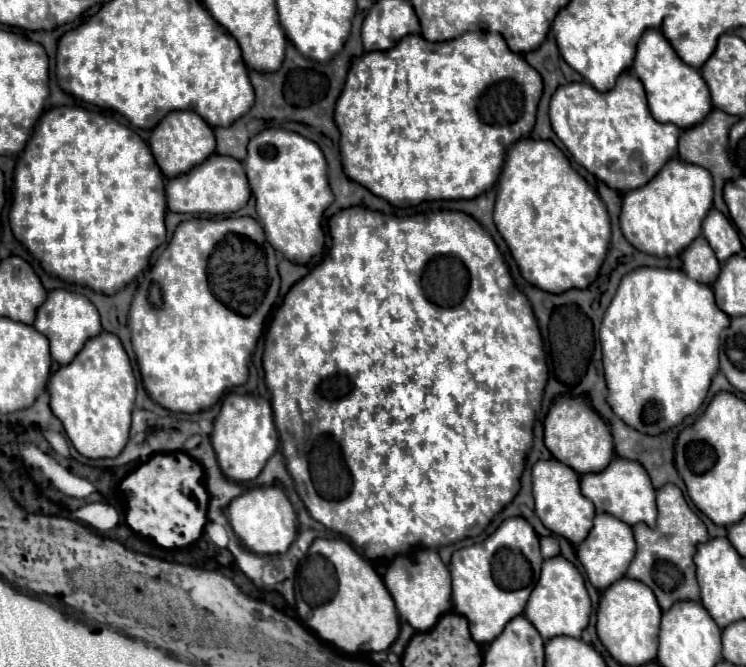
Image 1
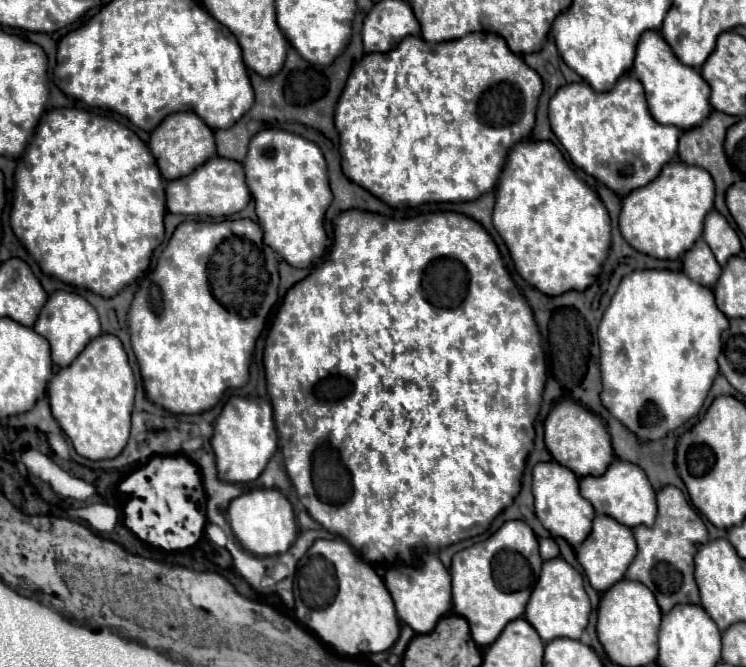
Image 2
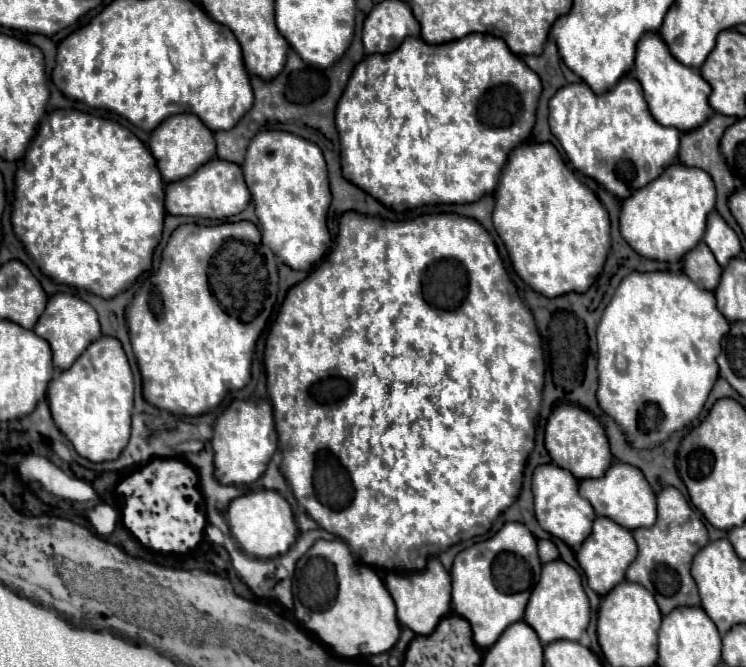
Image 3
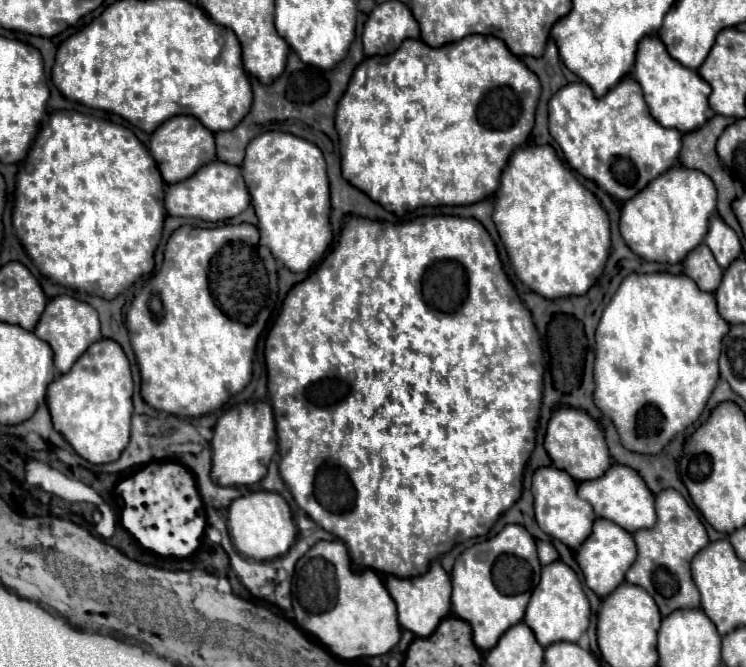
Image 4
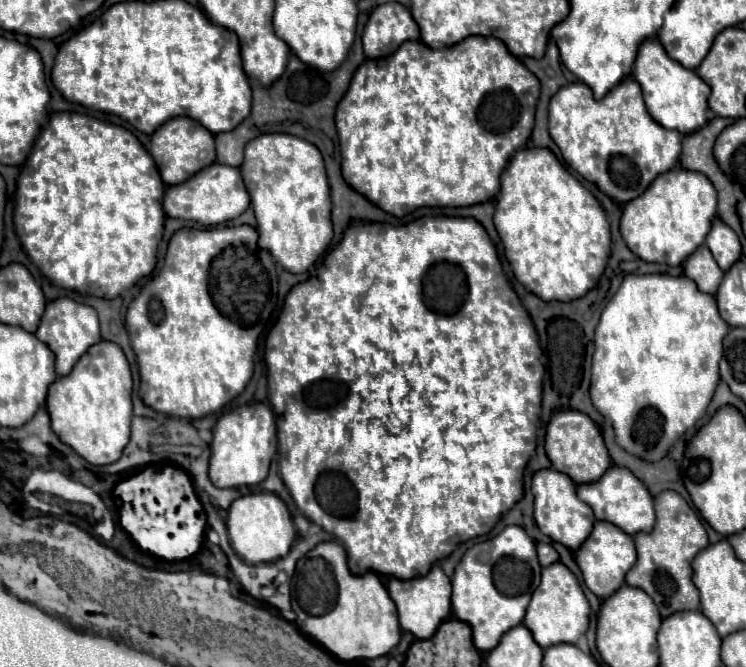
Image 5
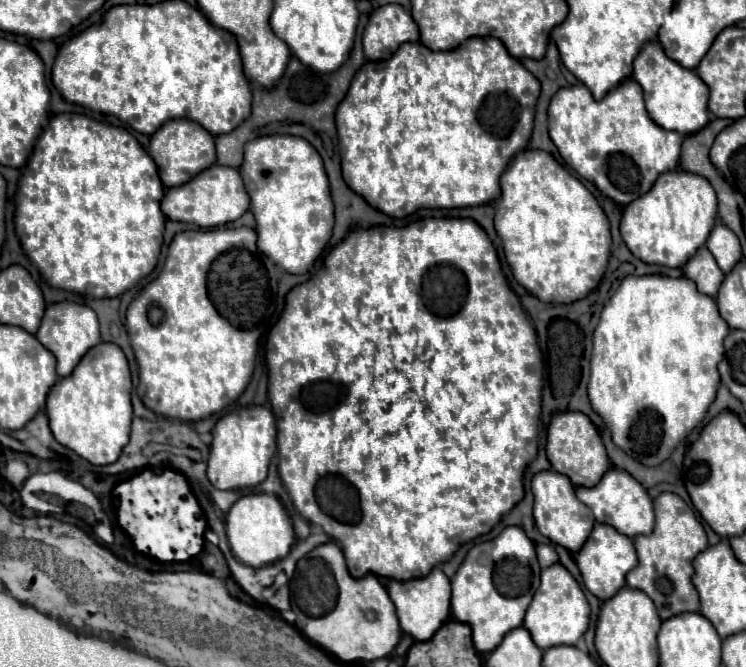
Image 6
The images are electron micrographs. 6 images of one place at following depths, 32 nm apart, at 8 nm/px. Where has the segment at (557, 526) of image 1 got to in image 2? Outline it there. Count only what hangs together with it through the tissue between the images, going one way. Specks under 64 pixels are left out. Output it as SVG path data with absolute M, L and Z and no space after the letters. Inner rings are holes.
M538 462L532 470L532 492L536 500L536 516L542 526L552 534L564 538L570 546L580 546L592 530L594 508L580 496L578 476L558 462Z

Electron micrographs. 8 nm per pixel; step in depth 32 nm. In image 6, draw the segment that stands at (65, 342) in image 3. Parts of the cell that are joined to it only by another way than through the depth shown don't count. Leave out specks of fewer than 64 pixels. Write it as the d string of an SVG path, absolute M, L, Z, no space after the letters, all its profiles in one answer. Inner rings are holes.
M68 300L50 304L44 312L44 320L36 332L36 338L56 356L58 376L68 376L72 372L72 368L80 362L84 352L88 352L88 348L92 348L100 342L96 312L90 306L82 306L82 304L68 302Z

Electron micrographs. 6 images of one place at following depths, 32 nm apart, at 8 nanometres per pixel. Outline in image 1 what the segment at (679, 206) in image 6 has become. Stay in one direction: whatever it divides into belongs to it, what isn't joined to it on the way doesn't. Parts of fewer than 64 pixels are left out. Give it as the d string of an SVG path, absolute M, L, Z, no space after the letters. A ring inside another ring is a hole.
M672 158L642 188L622 198L620 228L626 240L654 256L680 256L680 252L702 232L702 220L712 208L712 176L706 168Z

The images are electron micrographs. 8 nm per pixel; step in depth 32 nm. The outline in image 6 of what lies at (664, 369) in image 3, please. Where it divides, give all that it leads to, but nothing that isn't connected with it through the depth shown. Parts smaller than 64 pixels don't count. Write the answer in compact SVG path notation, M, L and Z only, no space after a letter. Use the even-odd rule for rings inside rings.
M626 276L604 306L600 322L594 330L592 374L588 396L592 408L612 430L614 444L646 466L664 462L676 444L696 428L706 416L708 406L720 384L718 362L724 356L724 336L730 326L720 318L716 300L698 292L696 284L686 276Z

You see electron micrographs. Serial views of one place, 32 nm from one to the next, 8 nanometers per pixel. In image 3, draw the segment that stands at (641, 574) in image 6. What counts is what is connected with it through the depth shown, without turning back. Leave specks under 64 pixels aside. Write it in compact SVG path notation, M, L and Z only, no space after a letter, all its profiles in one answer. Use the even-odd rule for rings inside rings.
M668 486L658 494L656 524L652 528L636 528L634 540L638 544L638 556L626 570L626 580L648 588L656 598L662 614L668 614L676 606L698 606L700 596L690 568L694 554L704 544L708 544L708 530L702 522L702 516L690 508L678 488Z

